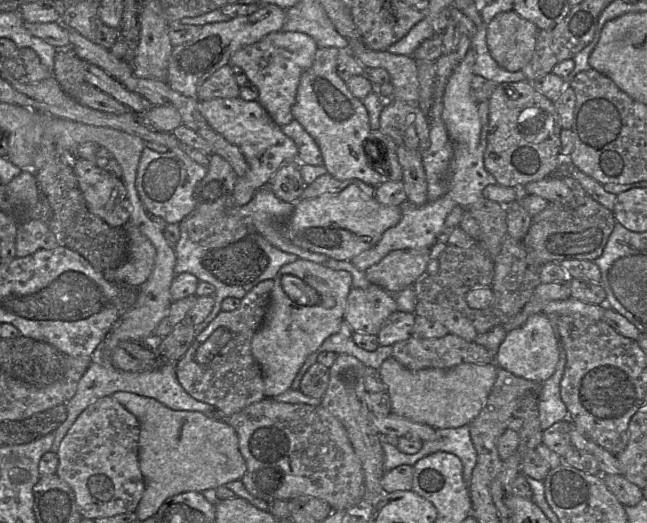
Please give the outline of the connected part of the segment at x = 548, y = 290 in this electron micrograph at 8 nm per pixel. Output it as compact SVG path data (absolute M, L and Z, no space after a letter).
M570 279L560 280L551 283L542 283L535 288L530 301L510 321L505 323L503 328L507 333L521 327L533 314L540 314L544 306L550 301L566 300L571 297Z

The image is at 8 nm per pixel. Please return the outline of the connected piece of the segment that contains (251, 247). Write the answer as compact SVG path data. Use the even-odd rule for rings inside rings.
M252 234L223 248L209 250L202 259L203 267L216 279L229 286L243 287L255 281L267 268L269 258L256 244Z

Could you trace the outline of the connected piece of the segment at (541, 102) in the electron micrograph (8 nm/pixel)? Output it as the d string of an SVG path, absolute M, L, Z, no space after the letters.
M523 80L519 82L504 82L498 84L488 99L488 134L486 149L484 152L484 166L486 170L495 177L497 184L513 188L523 188L530 182L540 181L553 175L564 160L561 156L561 129L562 127L560 125L559 115L555 109L554 103L540 92L535 90L529 81Z

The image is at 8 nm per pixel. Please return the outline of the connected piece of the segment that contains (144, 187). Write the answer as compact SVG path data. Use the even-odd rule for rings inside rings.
M145 147L138 163L135 187L149 214L159 216L167 223L179 224L195 208L195 188L207 172L208 167L192 160L182 149L159 153Z

